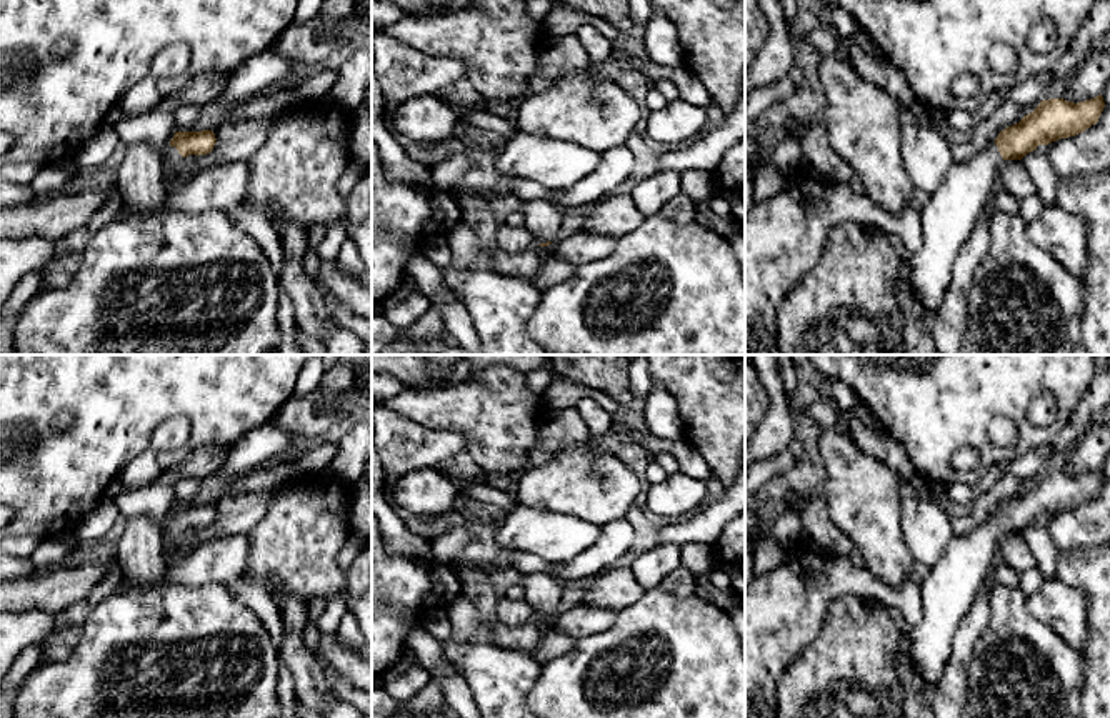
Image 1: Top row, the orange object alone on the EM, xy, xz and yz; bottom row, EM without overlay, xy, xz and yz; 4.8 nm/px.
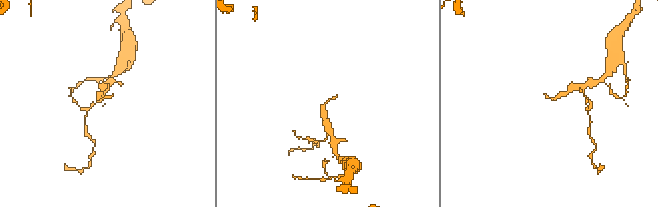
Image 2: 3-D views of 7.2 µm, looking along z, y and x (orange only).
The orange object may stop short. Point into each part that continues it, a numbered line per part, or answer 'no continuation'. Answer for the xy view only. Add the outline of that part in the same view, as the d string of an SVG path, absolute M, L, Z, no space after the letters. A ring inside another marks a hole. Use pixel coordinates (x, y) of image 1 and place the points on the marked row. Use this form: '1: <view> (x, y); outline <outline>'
1: xy (170, 157); outline M168 147L162 153L162 163L167 175L167 180L172 180L175 168L183 163L183 157L178 153L175 147Z

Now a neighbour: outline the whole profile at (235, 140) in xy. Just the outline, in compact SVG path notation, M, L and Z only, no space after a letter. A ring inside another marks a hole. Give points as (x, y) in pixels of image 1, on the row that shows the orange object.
M287 108L273 115L252 120L222 122L213 132L217 138L213 150L207 155L198 155L190 165L180 163L175 168L172 178L167 180L168 188L172 190L175 183L193 178L210 167L248 160L265 143L268 128L272 127L273 120L285 110Z

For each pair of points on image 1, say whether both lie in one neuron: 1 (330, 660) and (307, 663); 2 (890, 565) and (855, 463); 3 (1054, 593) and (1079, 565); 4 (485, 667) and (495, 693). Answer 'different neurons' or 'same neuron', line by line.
1: different neurons
2: same neuron
3: different neurons
4: same neuron

